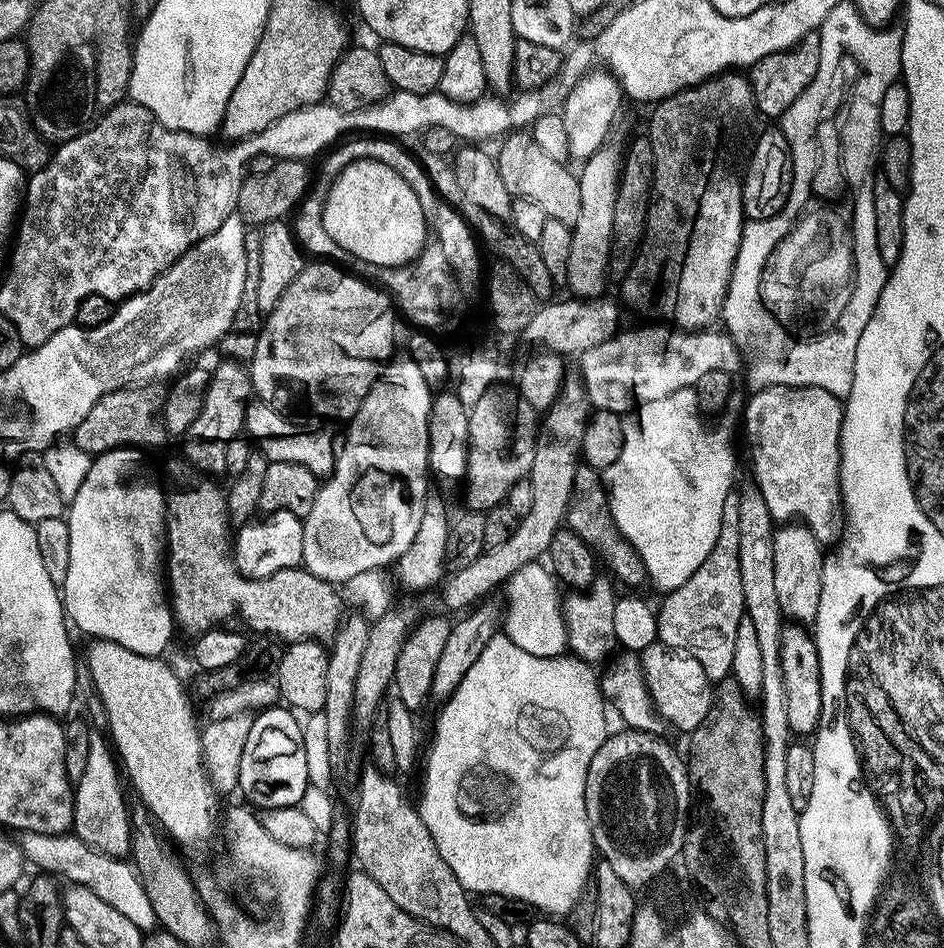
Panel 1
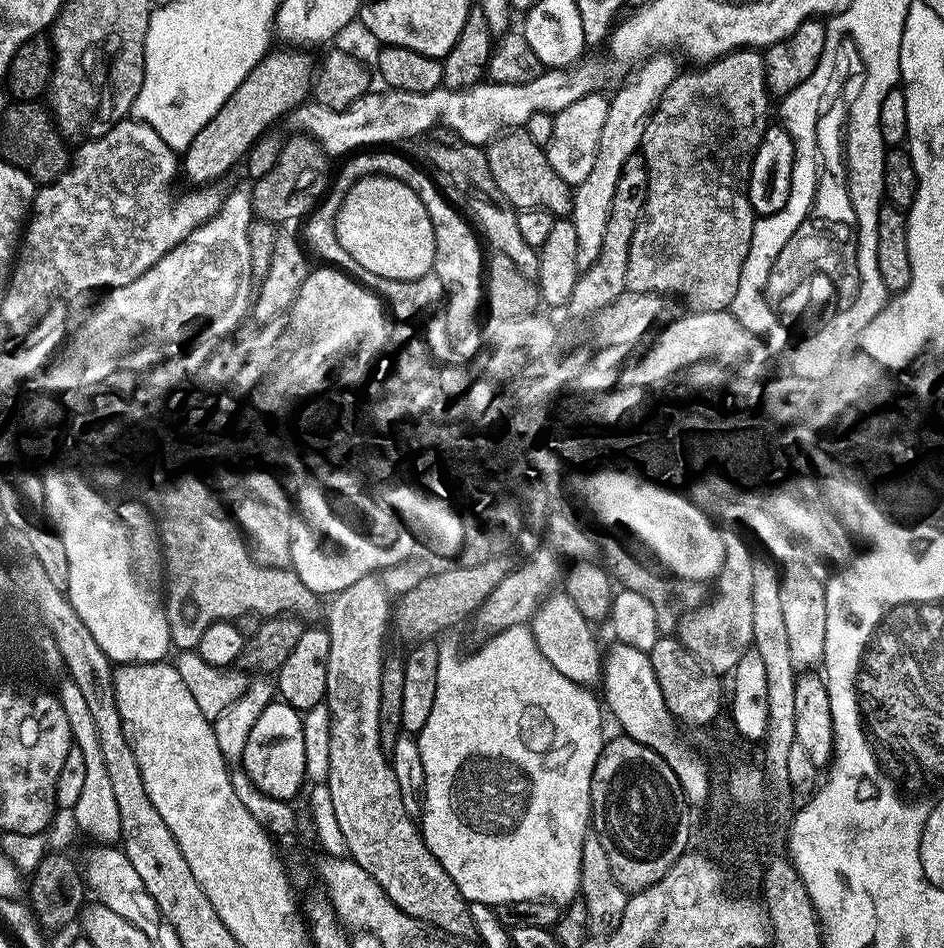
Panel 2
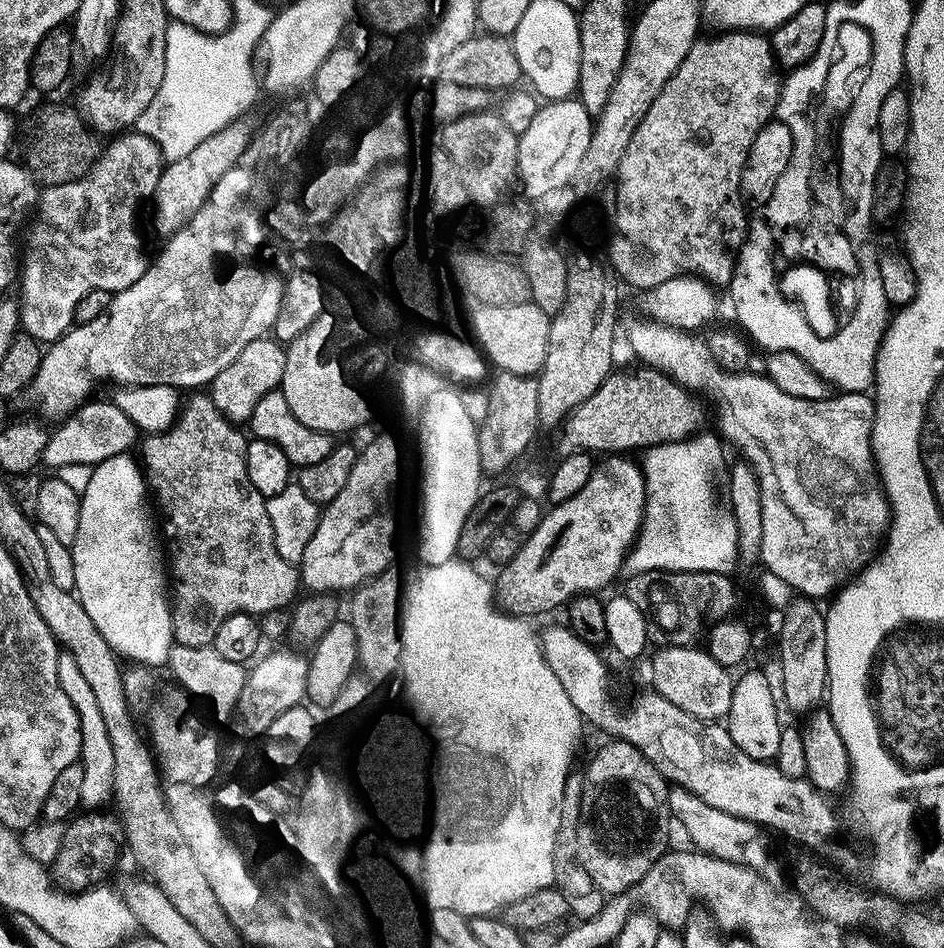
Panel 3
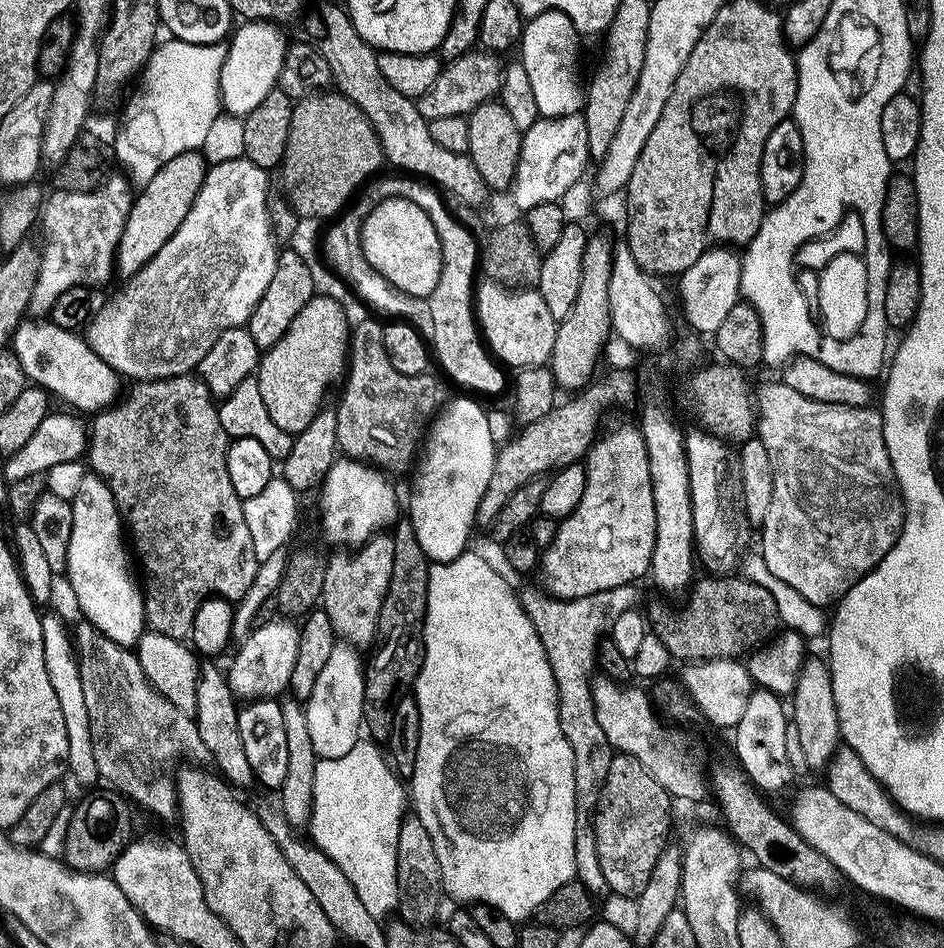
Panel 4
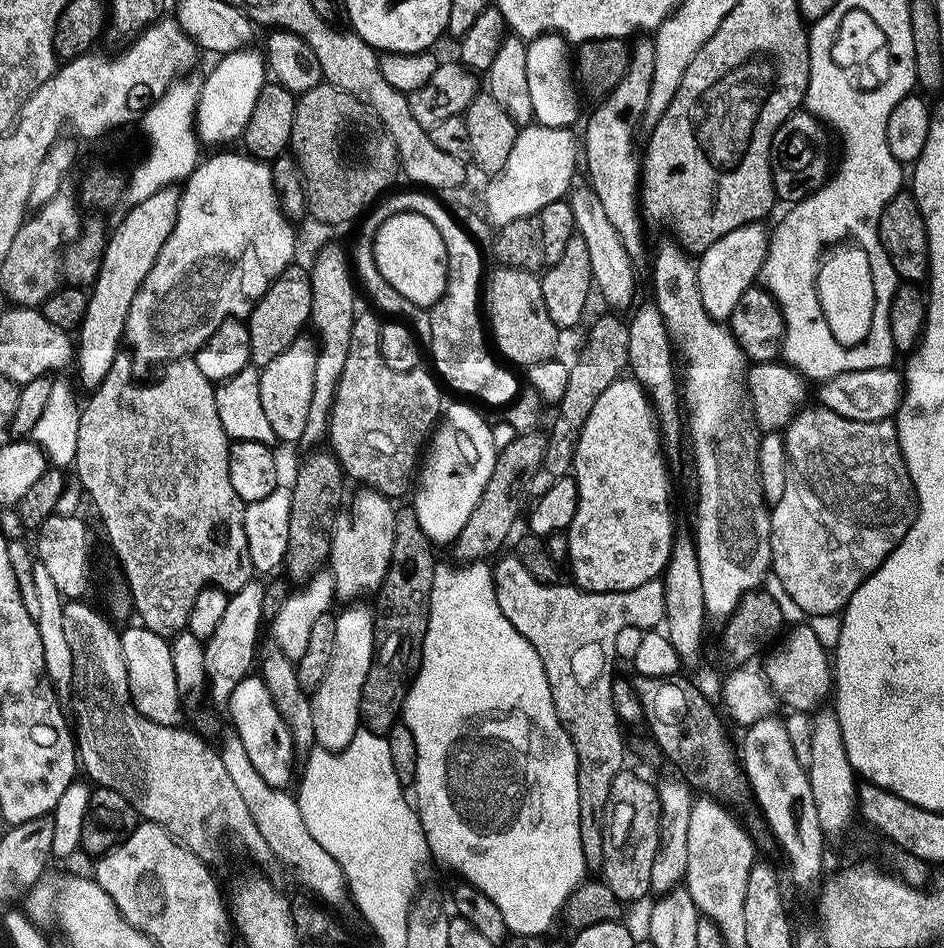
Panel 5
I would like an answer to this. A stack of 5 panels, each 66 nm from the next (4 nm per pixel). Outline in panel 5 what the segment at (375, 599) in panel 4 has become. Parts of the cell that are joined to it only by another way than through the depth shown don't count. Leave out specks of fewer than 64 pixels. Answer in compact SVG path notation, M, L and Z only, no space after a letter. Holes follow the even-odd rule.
M356 496L352 502L352 515L344 512L337 516L332 534L332 552L330 554L330 571L335 582L337 597L344 602L354 602L370 592L377 593L383 587L390 562L393 560L394 534L396 533L397 507L391 497ZM364 504L372 508L372 516L364 516Z

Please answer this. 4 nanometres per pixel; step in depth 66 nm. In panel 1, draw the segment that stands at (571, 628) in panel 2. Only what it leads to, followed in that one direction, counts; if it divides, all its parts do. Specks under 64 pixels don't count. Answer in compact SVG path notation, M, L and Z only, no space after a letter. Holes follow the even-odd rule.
M543 563L530 564L510 577L506 583L507 590L508 612L506 608L502 620L507 639L538 658L554 660L563 657L569 651L568 627L564 621L562 590L555 575Z

